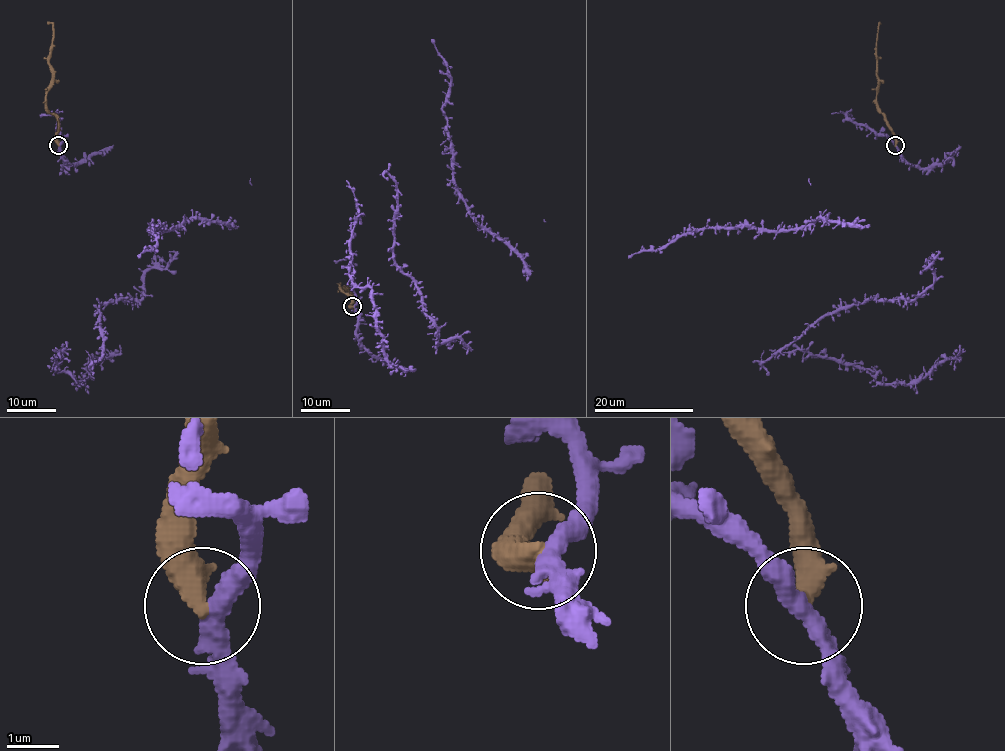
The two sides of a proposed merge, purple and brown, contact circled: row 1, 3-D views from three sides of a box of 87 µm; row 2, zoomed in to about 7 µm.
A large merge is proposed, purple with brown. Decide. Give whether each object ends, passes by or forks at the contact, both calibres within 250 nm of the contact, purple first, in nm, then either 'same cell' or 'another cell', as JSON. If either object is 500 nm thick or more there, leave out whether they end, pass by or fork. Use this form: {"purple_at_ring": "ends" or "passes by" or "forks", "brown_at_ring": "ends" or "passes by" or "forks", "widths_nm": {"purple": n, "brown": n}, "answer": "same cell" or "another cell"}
{"purple_at_ring": "passes by", "brown_at_ring": "ends", "widths_nm": {"purple": 360, "brown": 480}, "answer": "another cell"}

